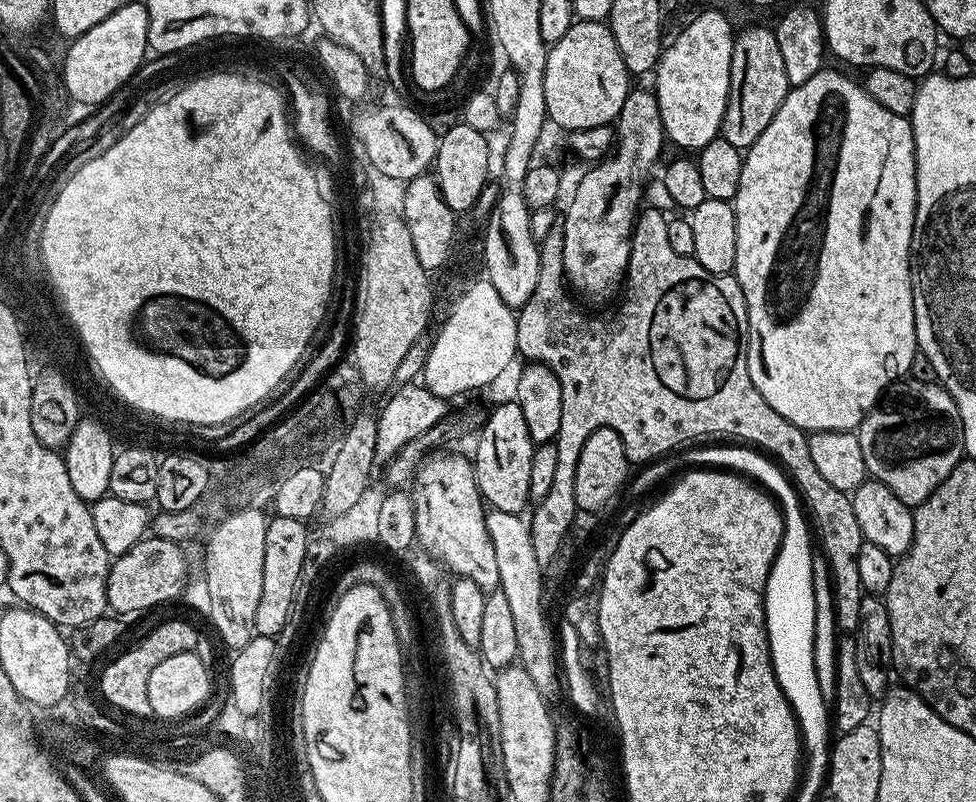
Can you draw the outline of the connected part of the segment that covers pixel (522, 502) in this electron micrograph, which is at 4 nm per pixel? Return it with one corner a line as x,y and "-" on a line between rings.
515,402
498,405
492,413
487,413
478,435
480,441
476,444
474,467
476,485
485,505
498,511
523,513
523,508
527,509
530,504
530,464
534,445
522,410

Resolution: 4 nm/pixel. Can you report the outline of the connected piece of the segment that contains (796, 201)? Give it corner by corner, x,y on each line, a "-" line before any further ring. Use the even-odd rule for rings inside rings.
822,70
810,78
810,82
802,82
789,87
782,106
778,106
778,114
770,118
770,126
758,134
758,142
754,142
743,153
742,178
738,178
738,194
734,201
736,209
736,233
738,234
738,254
736,255
736,267
734,275
740,284
742,294
746,298
748,307
748,369
750,370
750,382
794,426
804,429
805,433
813,432
851,432
859,429
860,423
864,421
866,413
872,411
880,403
890,385
909,375
911,359
918,350
916,343
916,327
914,326
914,298
912,297
912,283
910,282
910,250
912,249
912,235
914,234
914,214
916,213
916,151
914,150
914,134
912,133
912,122
907,116
899,116
880,106
859,83
852,81
850,77
843,76
840,72
828,72

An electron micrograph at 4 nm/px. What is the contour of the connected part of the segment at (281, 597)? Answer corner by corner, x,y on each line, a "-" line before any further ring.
273,515
266,526
266,554
262,557
262,598
258,598
258,611
254,614
257,636
276,638
290,618
299,576
303,570
303,558
310,539
309,525
298,518
282,518

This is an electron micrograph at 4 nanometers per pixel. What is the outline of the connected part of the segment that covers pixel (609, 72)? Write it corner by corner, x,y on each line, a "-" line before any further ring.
576,20
565,36
548,49
544,89
546,116
568,132
612,124
630,91
630,73
618,54
614,34
599,20

